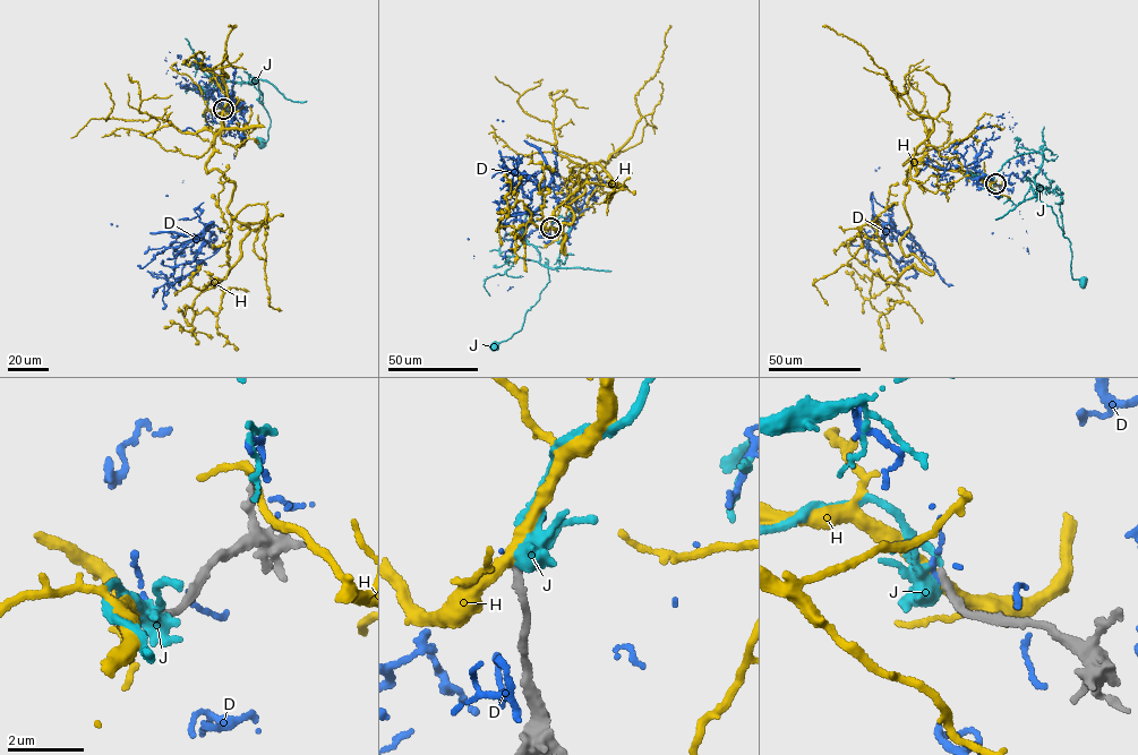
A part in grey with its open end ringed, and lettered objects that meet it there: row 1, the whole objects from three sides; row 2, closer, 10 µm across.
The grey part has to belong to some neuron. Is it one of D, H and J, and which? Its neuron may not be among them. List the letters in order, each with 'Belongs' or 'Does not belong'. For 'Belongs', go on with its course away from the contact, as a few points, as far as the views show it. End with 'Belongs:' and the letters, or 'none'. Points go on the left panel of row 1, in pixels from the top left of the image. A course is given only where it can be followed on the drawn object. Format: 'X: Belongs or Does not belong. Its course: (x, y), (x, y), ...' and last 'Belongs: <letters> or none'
D: Does not belong
H: Does not belong
J: Belongs. Its course: (223, 109), (230, 105), (224, 87), (197, 61), (217, 78), (258, 82), (271, 121), (262, 143)
Belongs: J

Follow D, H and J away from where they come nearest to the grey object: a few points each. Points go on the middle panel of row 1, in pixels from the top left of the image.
D: (549, 229), (555, 232), (571, 220), (557, 173), (502, 259), (508, 289), (525, 266)
H: (549, 229), (587, 164), (566, 254), (544, 228), (592, 181), (623, 186), (607, 215)
J: (550, 228), (565, 219), (523, 226), (549, 282), (521, 329), (495, 346)

